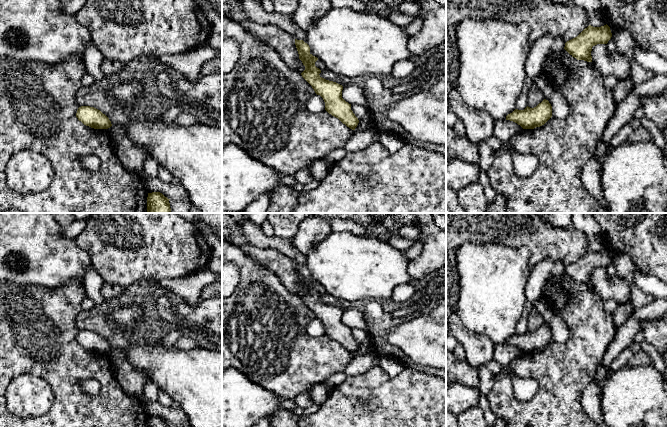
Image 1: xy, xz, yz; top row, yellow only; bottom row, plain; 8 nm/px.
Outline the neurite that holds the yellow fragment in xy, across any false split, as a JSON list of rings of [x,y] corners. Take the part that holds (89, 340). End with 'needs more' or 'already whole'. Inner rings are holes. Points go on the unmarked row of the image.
[[[90,330],[79,331],[76,341],[84,349],[94,353],[108,353],[112,350],[111,345],[105,338]]]; already whole

